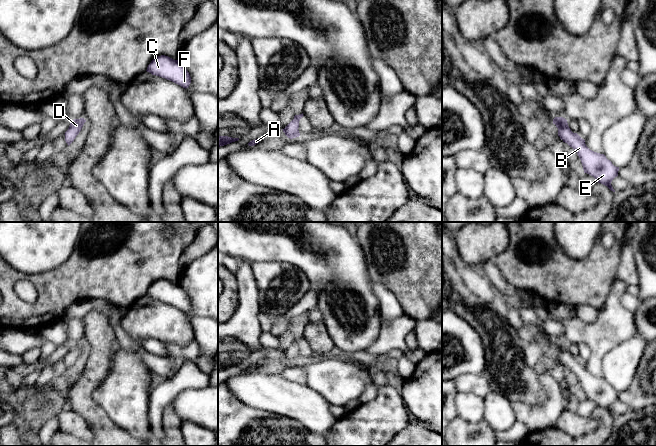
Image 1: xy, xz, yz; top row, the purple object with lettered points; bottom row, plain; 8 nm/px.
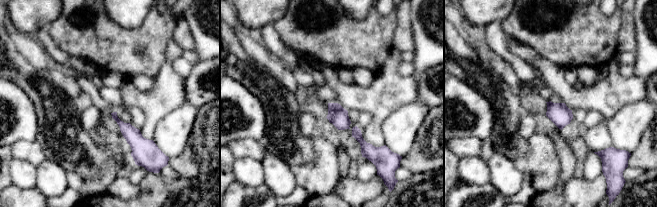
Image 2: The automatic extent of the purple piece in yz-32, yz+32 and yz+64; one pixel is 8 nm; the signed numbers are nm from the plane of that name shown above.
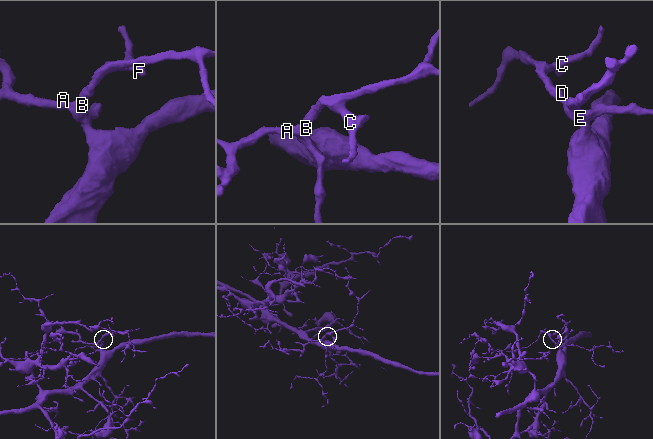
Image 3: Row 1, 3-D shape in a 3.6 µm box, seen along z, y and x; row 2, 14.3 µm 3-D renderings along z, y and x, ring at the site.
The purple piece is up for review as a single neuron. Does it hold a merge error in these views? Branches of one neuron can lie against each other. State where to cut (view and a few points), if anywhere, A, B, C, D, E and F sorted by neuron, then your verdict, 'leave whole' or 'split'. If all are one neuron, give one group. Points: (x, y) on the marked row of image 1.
cut none; groups A B C D E F; leave whole

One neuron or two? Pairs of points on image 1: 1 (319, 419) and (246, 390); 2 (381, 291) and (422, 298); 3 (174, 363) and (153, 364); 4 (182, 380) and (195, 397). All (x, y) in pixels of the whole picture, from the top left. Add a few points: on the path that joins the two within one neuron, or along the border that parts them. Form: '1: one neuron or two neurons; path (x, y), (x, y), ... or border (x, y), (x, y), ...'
1: one neuron; path (301, 403), (271, 392), (264, 392)
2: two neurons; border (373, 282), (381, 282), (394, 295), (404, 314)
3: one neuron; path (169, 364), (158, 364)
4: two neurons; border (207, 385), (201, 388), (183, 389), (171, 402)

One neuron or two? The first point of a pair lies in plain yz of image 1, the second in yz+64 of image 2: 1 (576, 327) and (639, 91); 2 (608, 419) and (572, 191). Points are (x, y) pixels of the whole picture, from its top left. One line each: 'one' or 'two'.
1: one
2: two

